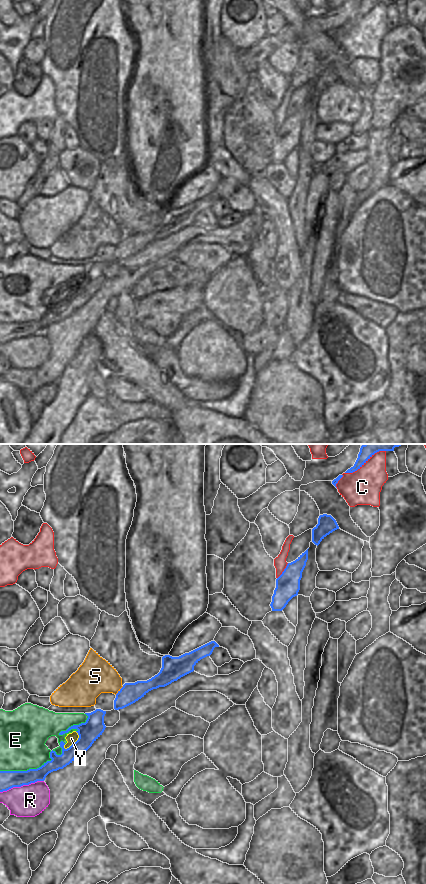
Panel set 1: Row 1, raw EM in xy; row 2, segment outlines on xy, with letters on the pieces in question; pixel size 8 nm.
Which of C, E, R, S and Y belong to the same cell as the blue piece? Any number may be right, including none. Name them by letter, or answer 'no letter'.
Y.

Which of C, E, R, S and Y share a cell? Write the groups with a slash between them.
C / E / R / S / Y

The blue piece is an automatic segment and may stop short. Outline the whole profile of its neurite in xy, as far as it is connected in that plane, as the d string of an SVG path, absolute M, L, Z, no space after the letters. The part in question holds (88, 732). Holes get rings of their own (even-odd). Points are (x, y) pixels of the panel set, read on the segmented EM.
M96 709L91 713L85 714L88 716L85 723L73 725L66 731L59 733L59 735L67 734L65 737L67 743L60 742L60 747L62 748L61 755L57 755L52 750L50 752L52 760L47 761L37 769L0 771L0 792L7 791L13 787L29 785L37 781L44 781L49 773L63 769L87 751L106 728L104 724L106 711Z

